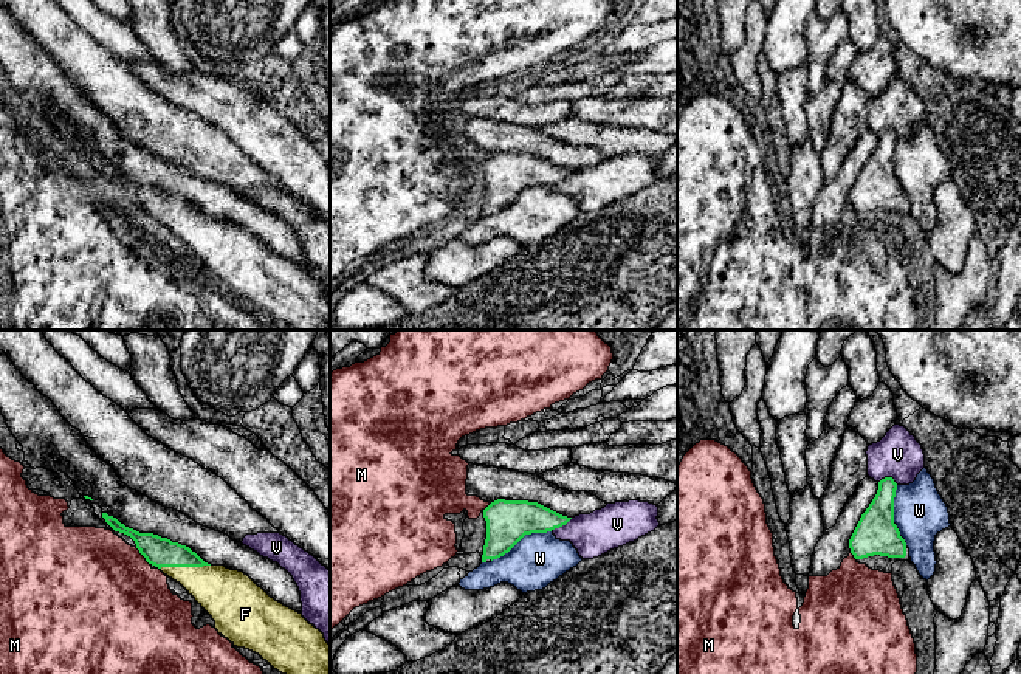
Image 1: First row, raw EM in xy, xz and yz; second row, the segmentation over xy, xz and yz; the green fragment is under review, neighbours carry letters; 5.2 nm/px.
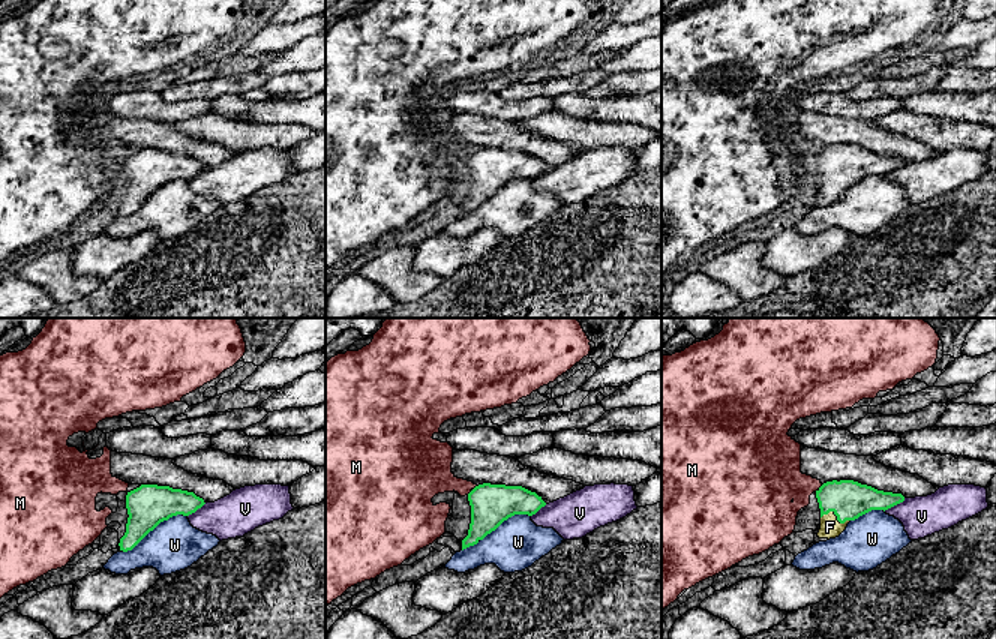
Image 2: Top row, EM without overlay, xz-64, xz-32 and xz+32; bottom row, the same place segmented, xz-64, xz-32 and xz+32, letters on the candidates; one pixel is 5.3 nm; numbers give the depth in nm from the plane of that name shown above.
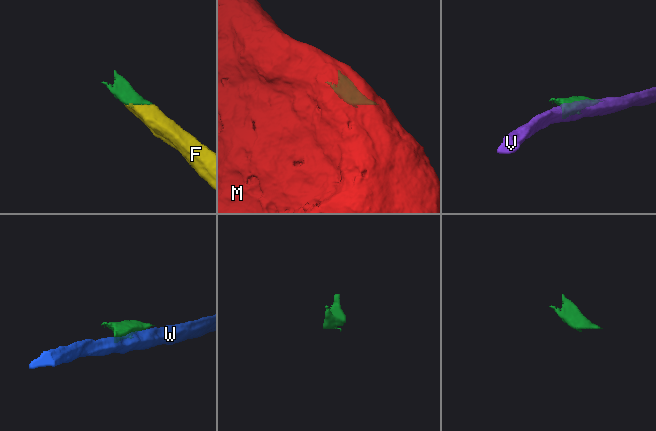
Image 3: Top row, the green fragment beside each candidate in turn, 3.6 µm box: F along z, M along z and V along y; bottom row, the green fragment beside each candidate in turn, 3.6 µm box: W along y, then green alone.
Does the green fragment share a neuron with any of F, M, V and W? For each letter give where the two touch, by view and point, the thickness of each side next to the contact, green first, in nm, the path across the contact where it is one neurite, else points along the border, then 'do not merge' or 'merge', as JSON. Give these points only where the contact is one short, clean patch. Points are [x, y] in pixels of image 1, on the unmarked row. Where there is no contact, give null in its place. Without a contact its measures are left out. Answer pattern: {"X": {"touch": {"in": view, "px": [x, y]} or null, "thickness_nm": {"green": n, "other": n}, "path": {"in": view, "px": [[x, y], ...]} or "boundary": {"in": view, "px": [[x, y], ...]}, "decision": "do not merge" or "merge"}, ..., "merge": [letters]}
{"F": {"touch": {"in": "xy", "px": [185, 219]}, "thickness_nm": {"green": 160, "other": 260}, "decision": "merge"}, "M": {"touch": {"in": "xy", "px": [143, 208]}, "thickness_nm": {"green": 160, "other": 500}, "boundary": {"in": "xy", "px": [[135, 200], [149, 217]]}, "decision": "do not merge"}, "V": {"touch": {"in": "yz", "px": [888, 130]}, "thickness_nm": {"green": 180, "other": 240}, "decision": "do not merge"}, "W": {"touch": {"in": "xz", "px": [521, 191]}, "thickness_nm": {"green": 220, "other": 280}, "decision": "do not merge"}, "merge": ["F"]}

